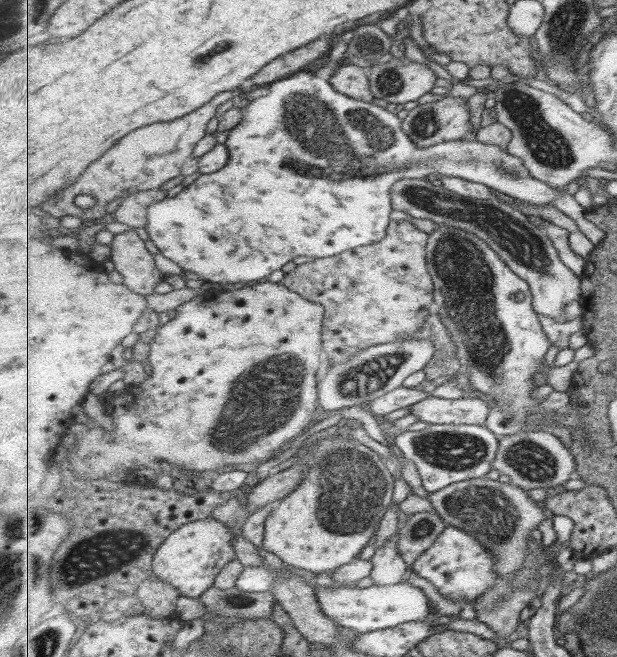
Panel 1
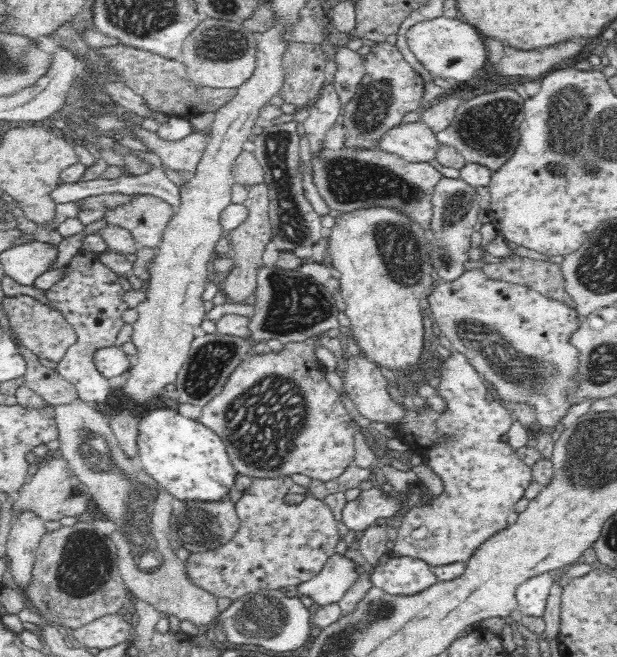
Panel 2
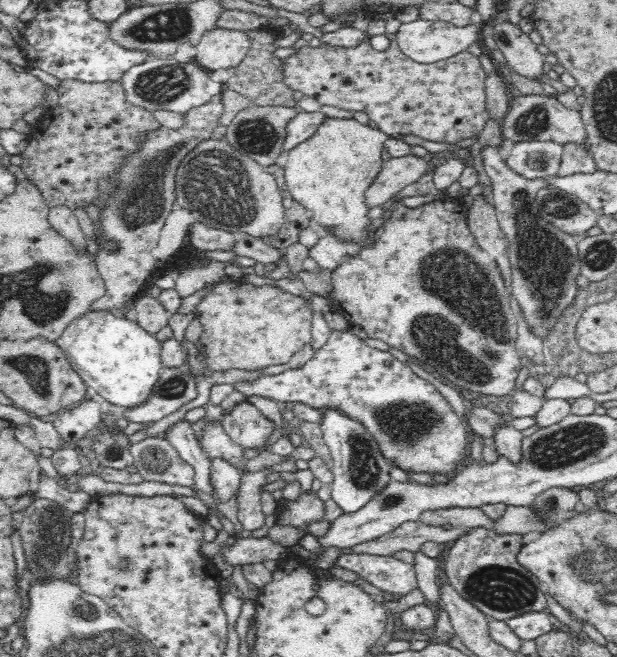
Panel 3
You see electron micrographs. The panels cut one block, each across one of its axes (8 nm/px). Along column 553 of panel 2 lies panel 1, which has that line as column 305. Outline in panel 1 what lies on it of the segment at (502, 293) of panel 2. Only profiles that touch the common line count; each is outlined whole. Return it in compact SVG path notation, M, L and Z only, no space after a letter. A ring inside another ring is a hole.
M267 280L263 282L257 282L256 284L247 284L245 286L239 287L229 287L224 290L212 289L205 294L201 294L201 296L195 297L193 300L189 300L189 302L177 307L176 316L171 319L168 323L159 327L157 332L152 339L152 342L149 344L150 346L150 362L151 362L151 376L147 376L141 384L138 386L131 386L125 388L120 394L116 397L108 395L105 399L105 408L106 413L111 416L111 420L113 422L114 430L105 432L102 427L95 428L95 430L89 430L89 432L85 432L87 434L87 438L83 438L81 442L79 442L79 446L77 448L69 448L69 450L73 450L71 452L71 456L67 456L70 460L70 464L73 466L73 471L77 472L80 475L81 479L103 479L107 480L107 475L111 475L111 473L115 473L117 470L125 471L127 469L129 472L134 470L139 470L148 466L149 464L154 464L155 462L163 462L169 463L169 466L173 466L175 471L179 471L180 474L185 474L188 476L192 476L192 474L199 476L205 476L207 478L216 479L219 475L221 475L225 471L234 471L235 469L253 469L258 466L258 464L262 464L265 461L271 460L274 457L278 456L281 452L281 446L285 446L285 442L289 442L290 439L297 438L299 432L301 430L305 430L307 426L311 426L313 422L315 422L315 416L319 416L319 392L318 392L318 372L319 366L323 366L325 362L324 357L324 319L325 319L325 306L318 302L310 302L309 300L305 300L301 294L297 294L297 292L293 292L293 290L289 290L287 286L282 285L281 282L269 282Z

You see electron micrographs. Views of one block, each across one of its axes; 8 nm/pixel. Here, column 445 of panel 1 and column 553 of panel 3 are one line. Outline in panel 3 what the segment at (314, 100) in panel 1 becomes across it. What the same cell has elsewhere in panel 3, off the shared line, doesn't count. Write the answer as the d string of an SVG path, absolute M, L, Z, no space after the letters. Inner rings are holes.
M514 142L506 164L526 178L551 177L557 174L563 146L555 142Z

